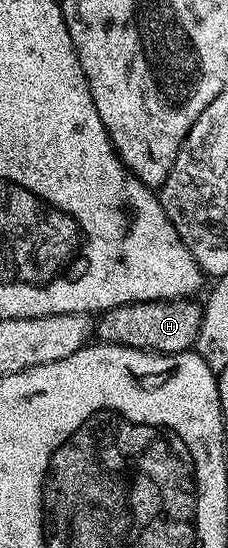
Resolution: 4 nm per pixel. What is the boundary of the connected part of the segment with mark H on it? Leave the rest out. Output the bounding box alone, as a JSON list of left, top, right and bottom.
[94,299,203,353]

